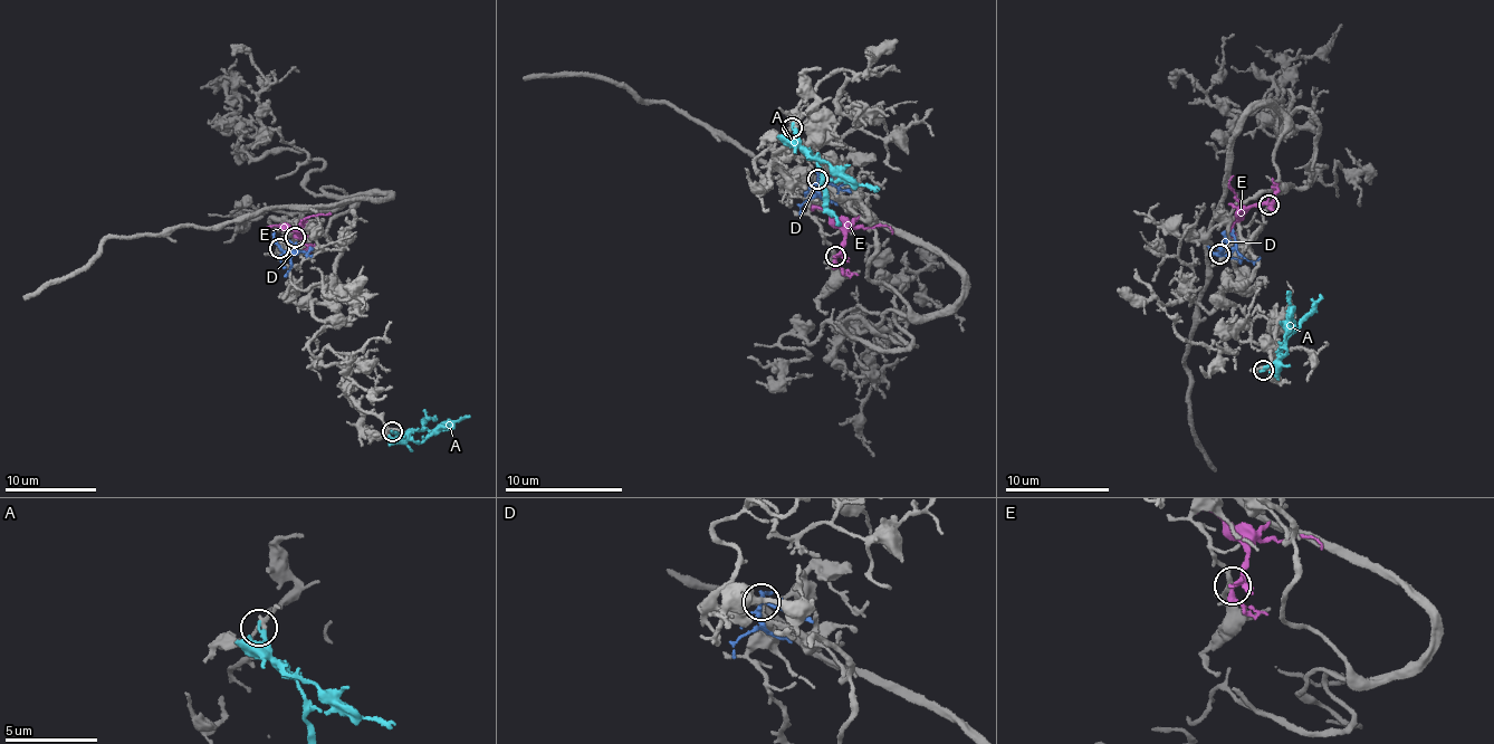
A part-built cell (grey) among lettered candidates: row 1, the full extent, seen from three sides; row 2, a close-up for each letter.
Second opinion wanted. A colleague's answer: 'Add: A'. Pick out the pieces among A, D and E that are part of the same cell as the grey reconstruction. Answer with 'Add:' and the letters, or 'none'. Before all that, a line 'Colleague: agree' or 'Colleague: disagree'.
Colleague: disagree
Add: none

